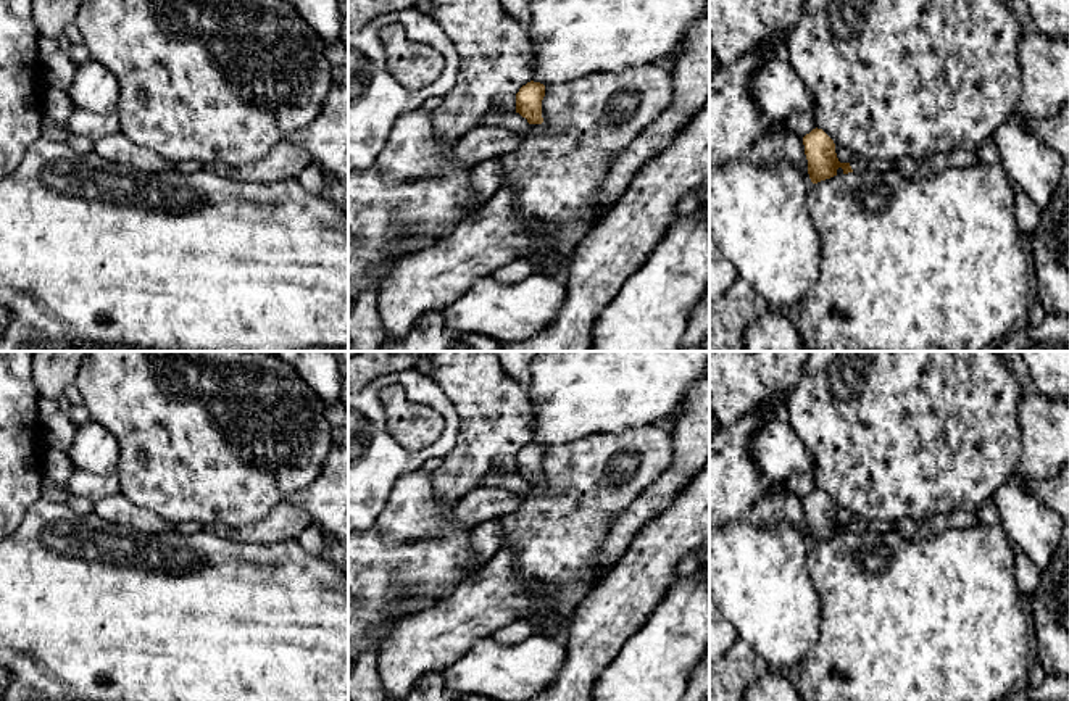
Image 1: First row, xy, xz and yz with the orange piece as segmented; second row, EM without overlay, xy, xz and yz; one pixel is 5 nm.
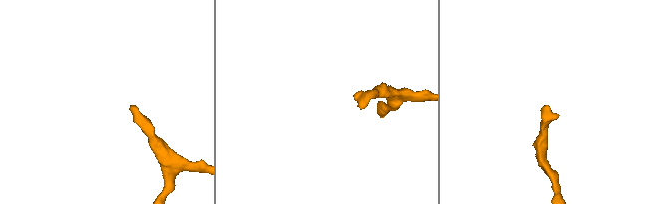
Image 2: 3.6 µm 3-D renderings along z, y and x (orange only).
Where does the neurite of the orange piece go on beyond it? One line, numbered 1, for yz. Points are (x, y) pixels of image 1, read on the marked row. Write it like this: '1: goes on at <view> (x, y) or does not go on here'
1: goes on at yz (858, 163)

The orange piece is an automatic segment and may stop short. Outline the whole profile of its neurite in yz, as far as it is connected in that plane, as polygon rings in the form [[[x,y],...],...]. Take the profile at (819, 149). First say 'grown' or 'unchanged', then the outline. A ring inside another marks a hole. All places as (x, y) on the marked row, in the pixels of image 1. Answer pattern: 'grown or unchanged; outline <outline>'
grown; outline [[[816,127],[806,134],[803,145],[808,160],[808,174],[813,184],[837,176],[838,168],[843,169],[843,174],[864,172],[869,169],[871,160],[859,155],[853,155],[848,163],[840,163],[834,140],[822,129]]]

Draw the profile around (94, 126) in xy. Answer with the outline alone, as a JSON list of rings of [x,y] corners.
[[[74,108],[69,126],[71,134],[79,134],[94,142],[119,132],[119,119],[116,113],[97,114],[81,108]]]

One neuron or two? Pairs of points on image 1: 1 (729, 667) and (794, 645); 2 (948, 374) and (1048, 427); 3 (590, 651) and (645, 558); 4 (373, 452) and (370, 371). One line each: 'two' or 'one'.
1: two
2: two
3: one
4: two

